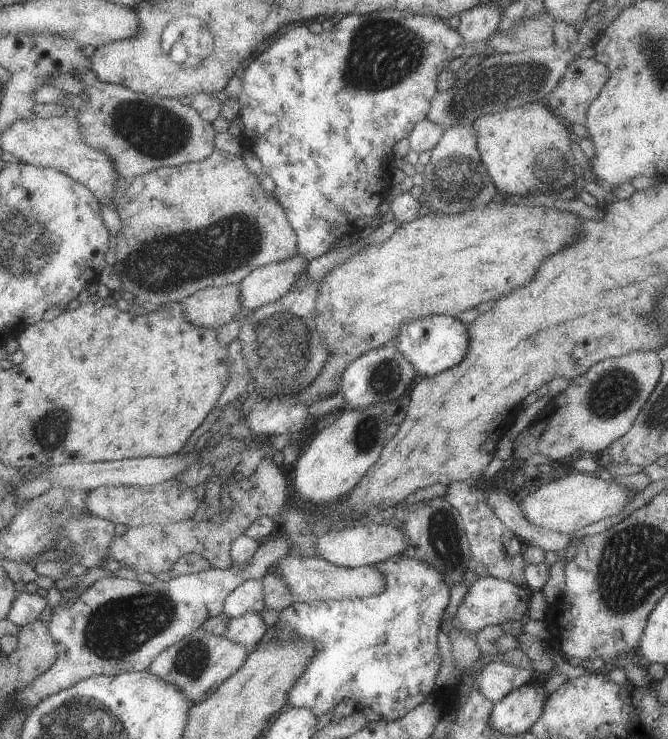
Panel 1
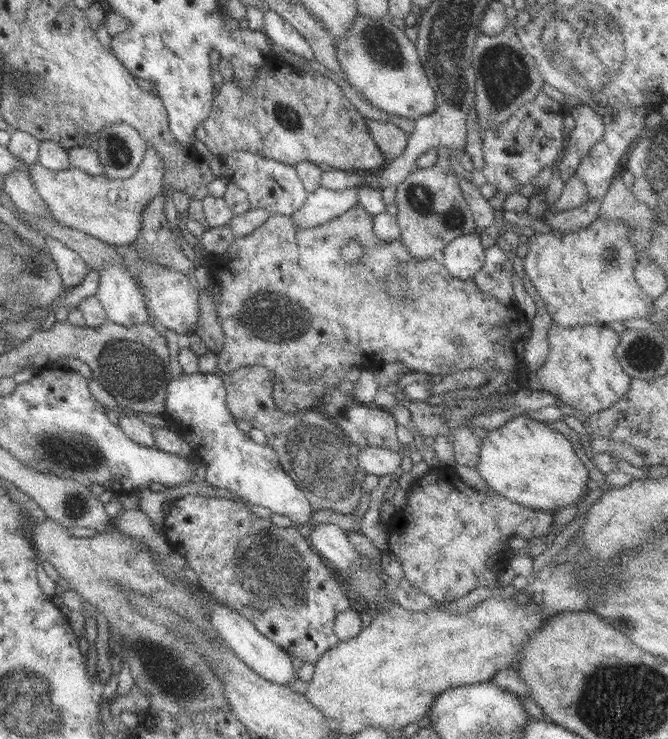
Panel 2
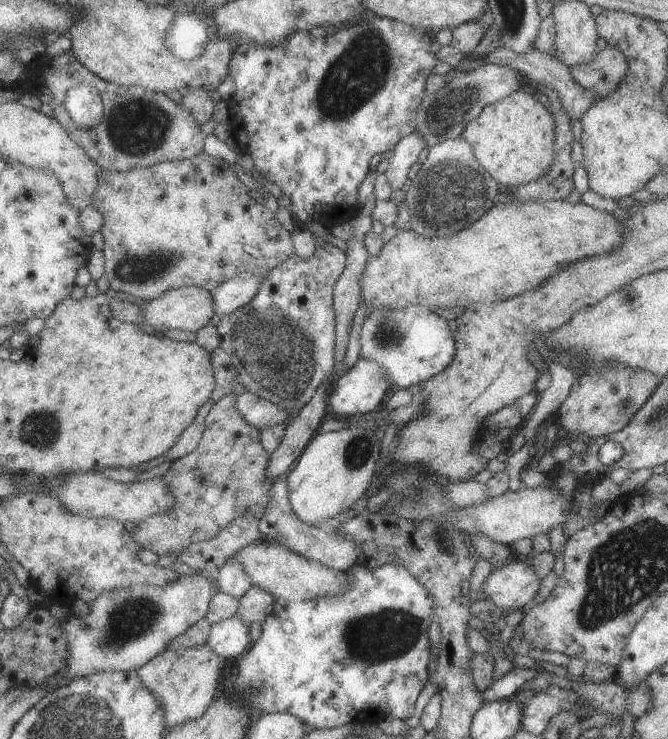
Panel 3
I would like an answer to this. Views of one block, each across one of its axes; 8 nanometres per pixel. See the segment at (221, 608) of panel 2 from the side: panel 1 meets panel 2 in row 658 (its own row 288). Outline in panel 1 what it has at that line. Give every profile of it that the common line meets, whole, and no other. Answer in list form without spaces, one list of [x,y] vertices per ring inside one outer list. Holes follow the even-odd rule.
[[[299,252],[292,258],[255,268],[238,284],[243,308],[257,309],[280,300],[288,291],[293,290],[304,271],[305,258]]]

